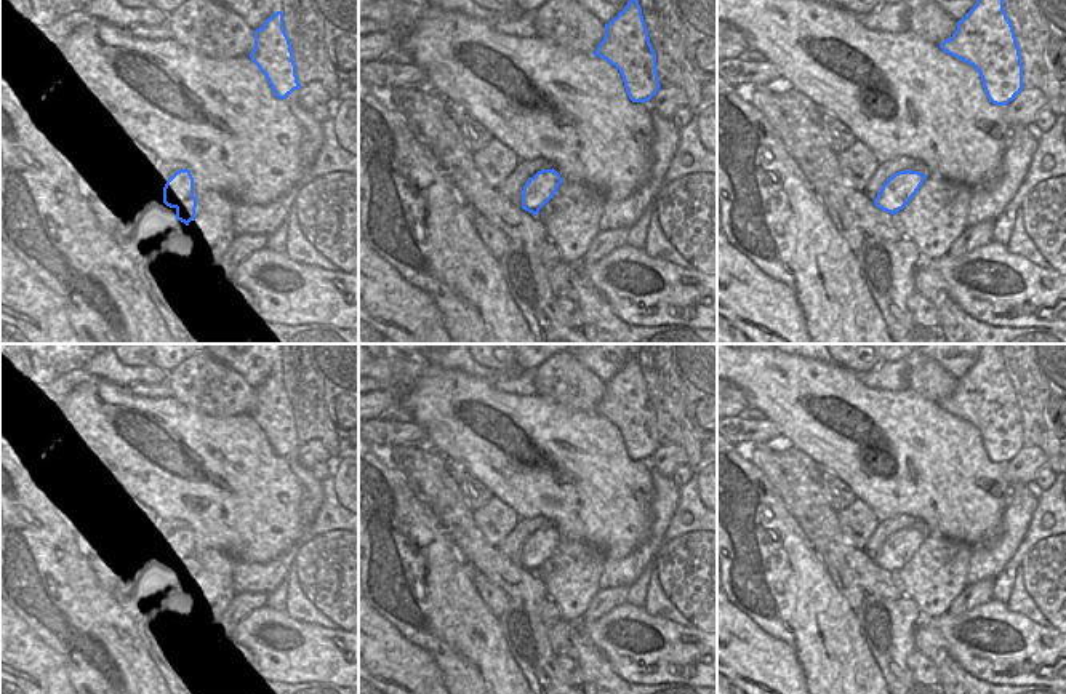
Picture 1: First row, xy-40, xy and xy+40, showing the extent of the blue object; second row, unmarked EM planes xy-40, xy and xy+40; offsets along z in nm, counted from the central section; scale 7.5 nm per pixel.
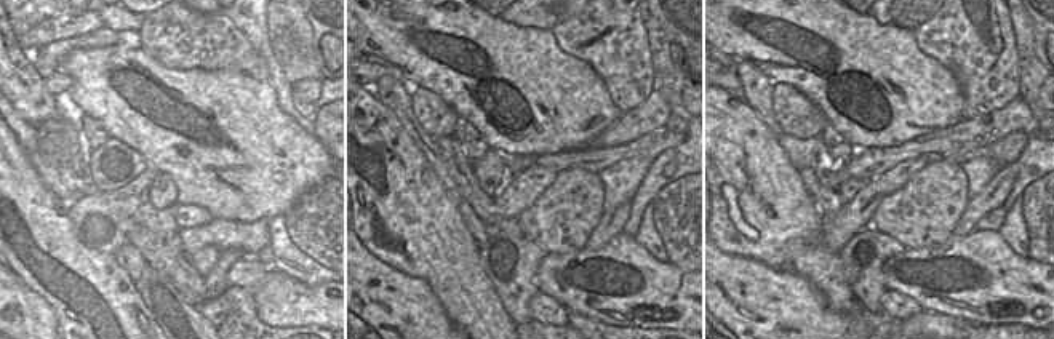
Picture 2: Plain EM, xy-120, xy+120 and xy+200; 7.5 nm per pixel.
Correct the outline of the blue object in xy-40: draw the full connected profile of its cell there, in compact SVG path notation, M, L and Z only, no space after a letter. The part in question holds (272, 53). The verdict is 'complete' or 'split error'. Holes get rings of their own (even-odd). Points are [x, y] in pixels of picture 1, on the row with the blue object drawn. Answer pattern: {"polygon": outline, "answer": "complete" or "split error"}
{"polygon": "M277 11L254 30L254 48L251 61L266 75L275 98L287 99L301 83L296 75L296 64L290 38L283 29L283 13Z", "answer": "complete"}

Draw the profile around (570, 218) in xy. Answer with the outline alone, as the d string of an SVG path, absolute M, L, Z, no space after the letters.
M562 182L555 195L536 214L568 265L581 264L592 240L600 233L599 221L603 206L605 197L597 189Z

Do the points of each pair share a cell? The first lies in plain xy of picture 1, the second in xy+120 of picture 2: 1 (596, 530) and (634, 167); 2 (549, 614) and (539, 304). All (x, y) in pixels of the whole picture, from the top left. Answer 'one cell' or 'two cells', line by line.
1: two cells
2: two cells

